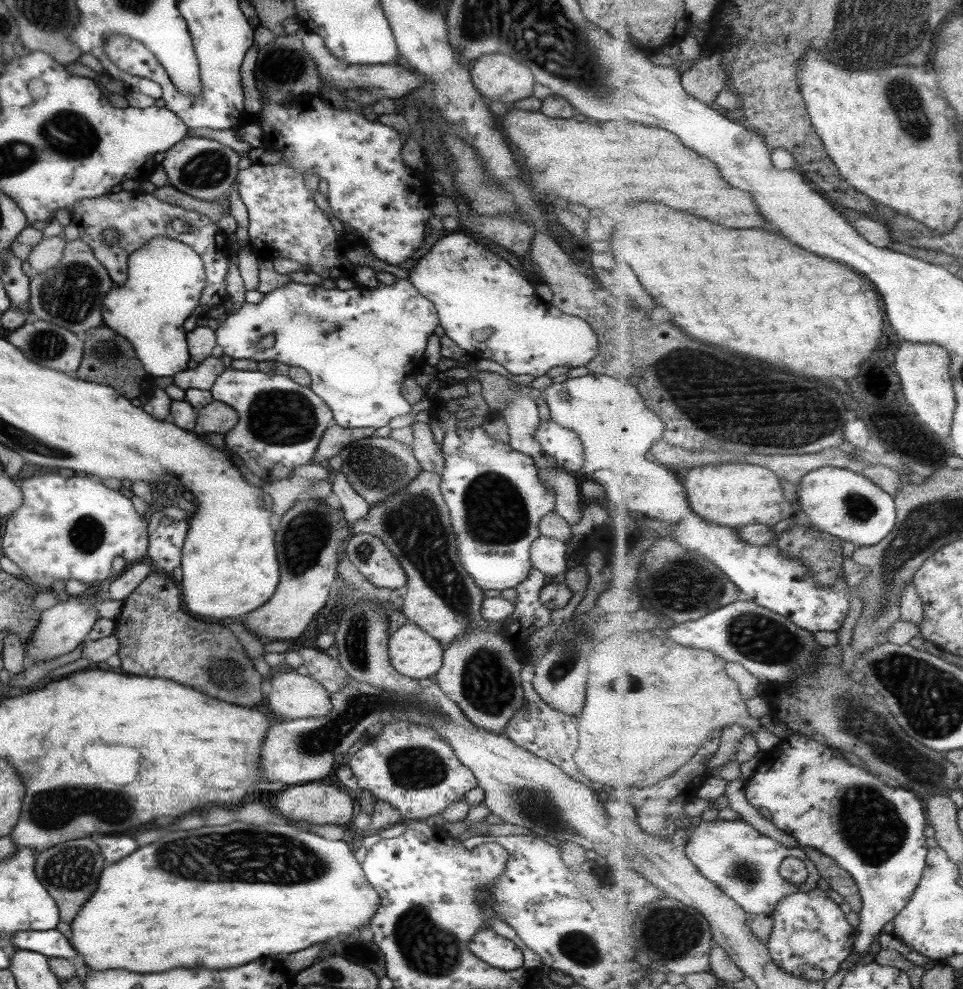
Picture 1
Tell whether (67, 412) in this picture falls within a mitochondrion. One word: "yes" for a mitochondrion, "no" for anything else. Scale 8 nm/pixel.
no

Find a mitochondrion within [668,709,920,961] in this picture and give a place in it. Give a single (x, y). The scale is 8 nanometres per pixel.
(871, 825)

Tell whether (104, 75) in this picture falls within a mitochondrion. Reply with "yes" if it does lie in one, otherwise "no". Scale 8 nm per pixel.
no

